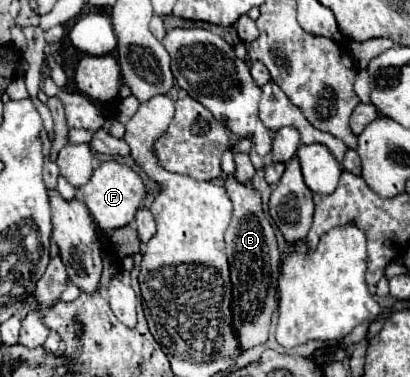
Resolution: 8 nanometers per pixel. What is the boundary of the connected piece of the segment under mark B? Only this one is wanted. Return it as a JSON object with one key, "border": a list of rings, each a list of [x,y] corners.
{"border":[[[234,176],[224,178],[224,188],[234,204],[232,222],[226,230],[226,254],[234,286],[234,330],[238,330],[238,338],[242,338],[242,348],[248,350],[268,340],[270,318],[278,306],[276,284],[280,276],[280,252],[274,228],[264,214],[260,192],[250,184],[238,182]]]}

